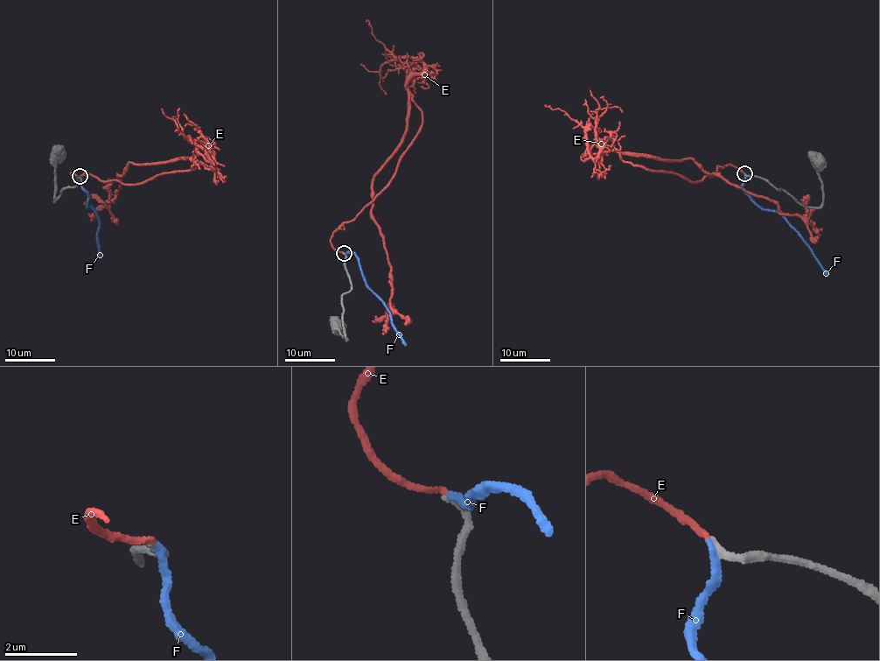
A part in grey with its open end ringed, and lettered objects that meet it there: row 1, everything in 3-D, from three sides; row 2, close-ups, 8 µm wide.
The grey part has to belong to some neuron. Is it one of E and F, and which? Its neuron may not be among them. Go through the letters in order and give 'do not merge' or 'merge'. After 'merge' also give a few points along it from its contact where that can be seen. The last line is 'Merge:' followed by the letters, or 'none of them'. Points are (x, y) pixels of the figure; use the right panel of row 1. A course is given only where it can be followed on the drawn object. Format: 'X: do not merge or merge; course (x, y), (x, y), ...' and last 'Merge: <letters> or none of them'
E: merge; course (743, 174), (724, 165), (694, 183), (619, 154), (693, 158), (783, 213), (801, 215), (820, 235)
F: do not merge
Merge: E

